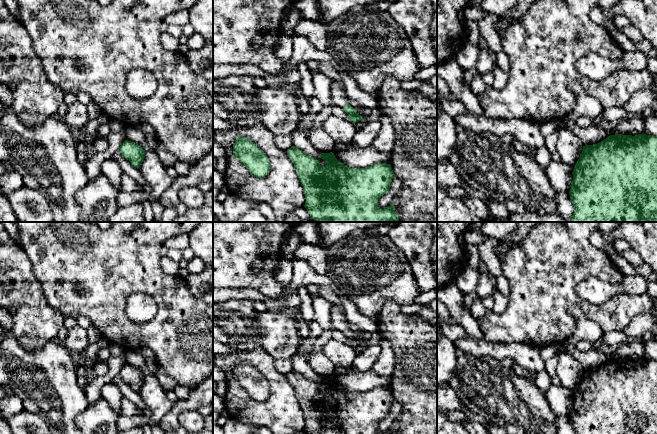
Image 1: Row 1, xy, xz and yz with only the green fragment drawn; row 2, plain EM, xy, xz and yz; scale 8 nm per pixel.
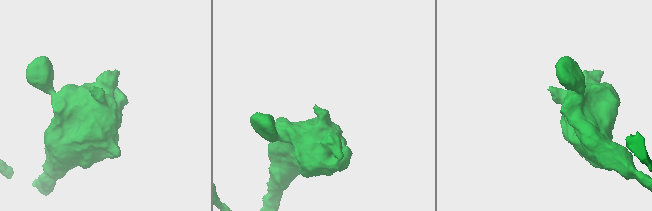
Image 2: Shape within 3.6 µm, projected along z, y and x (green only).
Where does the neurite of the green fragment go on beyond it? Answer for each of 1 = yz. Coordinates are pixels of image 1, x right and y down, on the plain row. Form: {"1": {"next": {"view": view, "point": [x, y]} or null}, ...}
{"1": {"next": null}}

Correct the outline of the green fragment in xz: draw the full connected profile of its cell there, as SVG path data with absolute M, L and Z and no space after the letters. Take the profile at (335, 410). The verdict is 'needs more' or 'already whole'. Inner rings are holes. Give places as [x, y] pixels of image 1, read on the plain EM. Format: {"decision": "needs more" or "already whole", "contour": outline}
{"decision": "already whole", "contour": "M295 370L287 374L287 379L304 412L306 434L395 434L394 427L384 433L378 431L379 422L389 415L395 401L390 388L377 387L360 393L351 392L330 376L320 378L319 381L325 385L322 391L316 382Z"}

